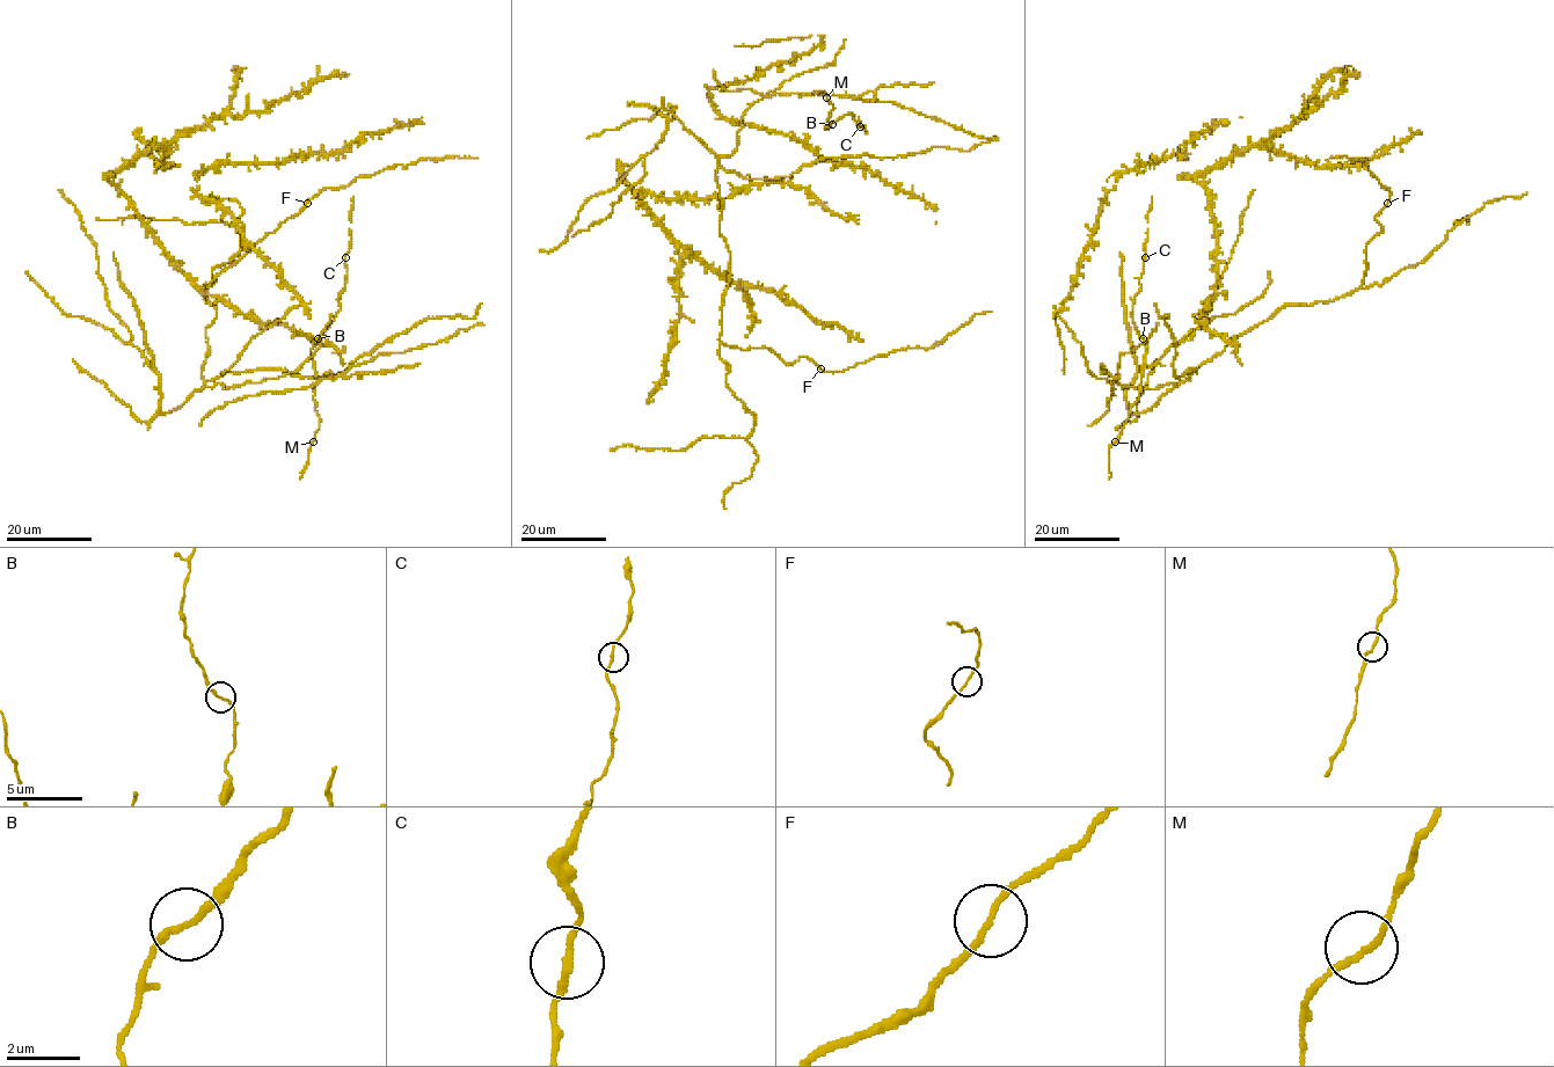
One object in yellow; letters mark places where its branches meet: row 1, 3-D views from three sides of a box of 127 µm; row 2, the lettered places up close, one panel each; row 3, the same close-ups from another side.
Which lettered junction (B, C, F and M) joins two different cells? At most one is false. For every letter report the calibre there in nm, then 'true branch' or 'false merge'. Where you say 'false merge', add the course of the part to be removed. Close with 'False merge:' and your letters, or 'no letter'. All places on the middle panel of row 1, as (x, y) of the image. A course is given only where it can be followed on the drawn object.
B: 170 nm | true branch
C: 150 nm | true branch
F: 150 nm | true branch
M: 170 nm | true branch
False merge: no letter

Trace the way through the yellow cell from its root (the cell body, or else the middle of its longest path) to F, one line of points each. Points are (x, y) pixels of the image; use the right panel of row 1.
F: (1190, 377), (1286, 305), (1333, 301), (1357, 290), (1365, 245), (1381, 232), (1374, 217), (1387, 203)

